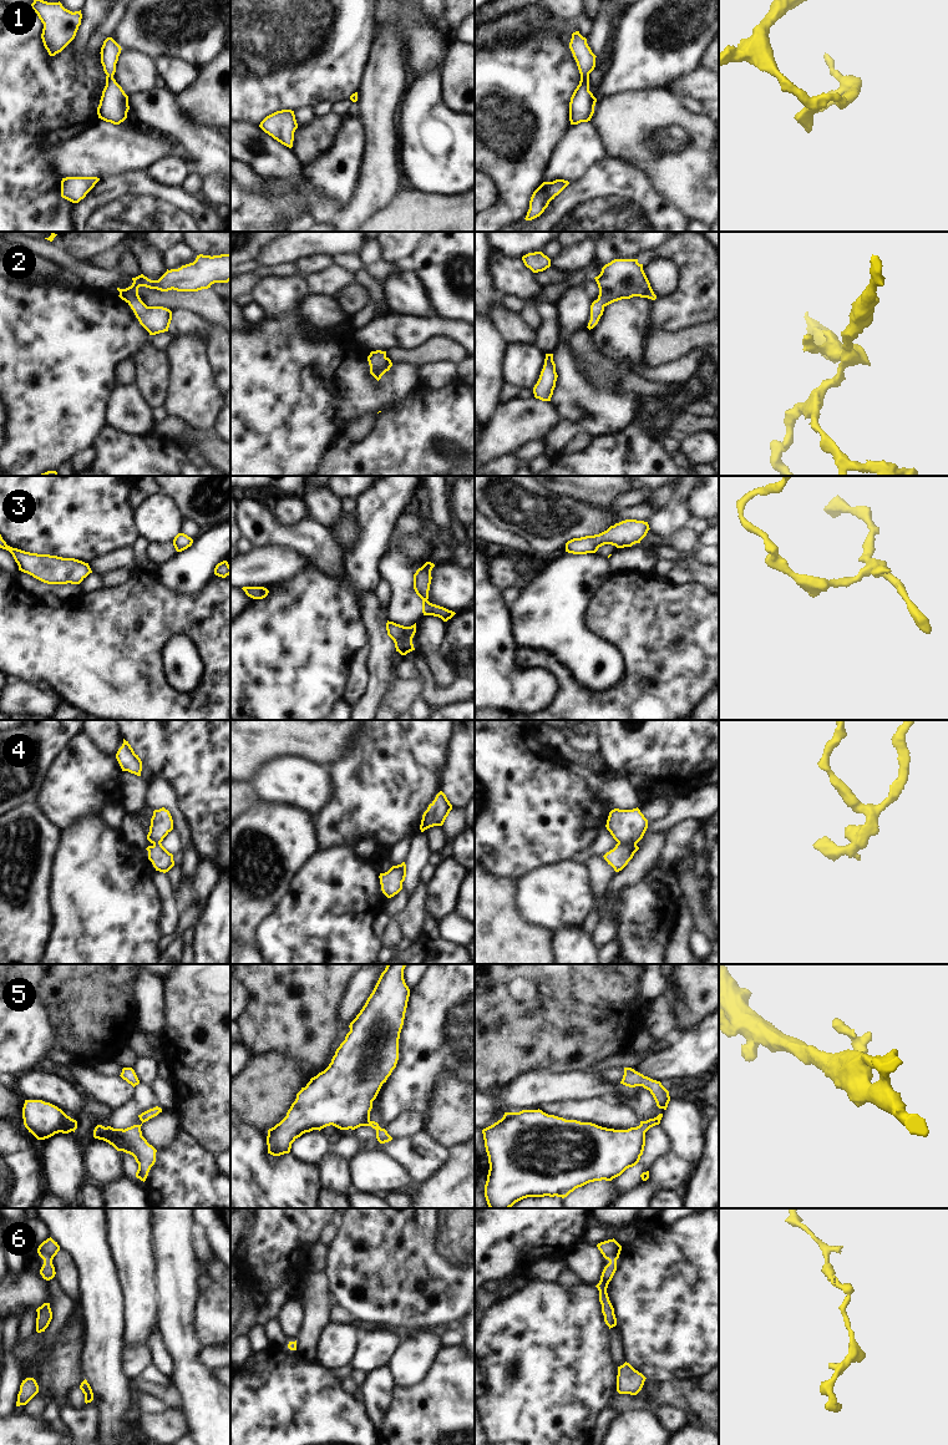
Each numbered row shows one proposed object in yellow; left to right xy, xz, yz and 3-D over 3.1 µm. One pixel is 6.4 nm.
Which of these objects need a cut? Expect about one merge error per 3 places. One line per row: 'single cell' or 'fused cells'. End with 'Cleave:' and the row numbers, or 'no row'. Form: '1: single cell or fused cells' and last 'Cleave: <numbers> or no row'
1: single cell
2: single cell
3: fused cells
4: fused cells
5: single cell
6: single cell
Cleave: 3, 4

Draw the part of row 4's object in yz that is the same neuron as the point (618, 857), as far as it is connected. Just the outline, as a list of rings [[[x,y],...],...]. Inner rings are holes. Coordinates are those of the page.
[[[617,843],[613,850],[607,852],[603,857],[610,865],[615,872],[622,871],[628,862],[633,858],[634,851],[620,843]]]

